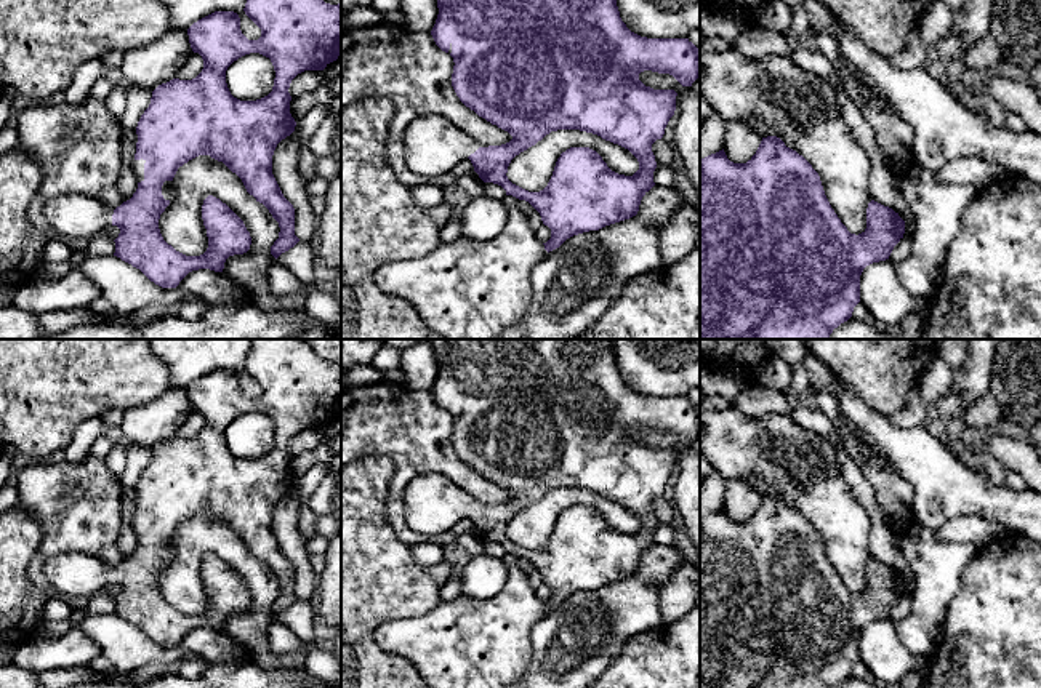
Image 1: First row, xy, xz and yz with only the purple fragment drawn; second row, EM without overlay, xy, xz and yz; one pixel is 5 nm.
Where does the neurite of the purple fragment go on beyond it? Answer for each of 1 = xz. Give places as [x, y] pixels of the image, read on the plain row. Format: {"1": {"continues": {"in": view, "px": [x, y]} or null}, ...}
{"1": {"continues": {"in": "xz", "px": [433, 504]}}}

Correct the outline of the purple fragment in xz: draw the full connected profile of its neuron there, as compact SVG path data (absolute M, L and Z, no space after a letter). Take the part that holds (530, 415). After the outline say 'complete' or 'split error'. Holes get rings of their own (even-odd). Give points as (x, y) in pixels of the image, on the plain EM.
M428 339L428 342L434 347L439 366L439 373L431 389L431 394L436 403L453 416L455 424L452 432L452 445L456 454L466 466L474 469L479 475L508 490L512 498L501 504L479 506L464 490L458 488L448 478L442 475L421 475L413 478L405 488L404 506L408 526L423 534L442 534L453 528L460 520L469 517L474 525L474 530L484 541L493 541L501 544L506 549L506 554L512 554L519 558L529 560L540 571L543 582L551 587L551 597L543 602L548 611L559 606L567 597L573 594L589 589L599 589L605 584L636 574L642 555L655 544L653 530L657 526L657 520L652 510L652 502L657 498L663 496L665 486L669 477L674 474L677 454L674 448L653 448L650 445L645 445L639 438L639 432L644 429L669 432L682 445L692 445L692 442L700 435L700 406L697 406L689 397L647 397L631 390L620 376L615 350L612 347L610 339ZM557 488L580 488L597 493L605 499L618 502L628 507L637 517L639 528L633 534L618 533L607 525L607 522L596 509L589 506L570 506L557 517L553 534L543 549L529 550L512 542L506 534L511 518L520 510L535 504L551 490Z; split error

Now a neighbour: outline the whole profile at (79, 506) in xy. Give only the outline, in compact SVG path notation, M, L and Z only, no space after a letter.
M88 454L72 464L56 456L18 470L13 480L18 504L43 533L29 570L37 587L56 594L42 566L61 552L82 552L112 568L125 560L119 549L123 488L104 459Z

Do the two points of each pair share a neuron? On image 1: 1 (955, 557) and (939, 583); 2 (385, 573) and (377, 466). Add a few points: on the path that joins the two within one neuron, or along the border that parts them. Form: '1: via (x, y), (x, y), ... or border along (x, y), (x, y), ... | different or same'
1: via (948, 564), (939, 576) | same
2: via (372, 546), (372, 493) | same

